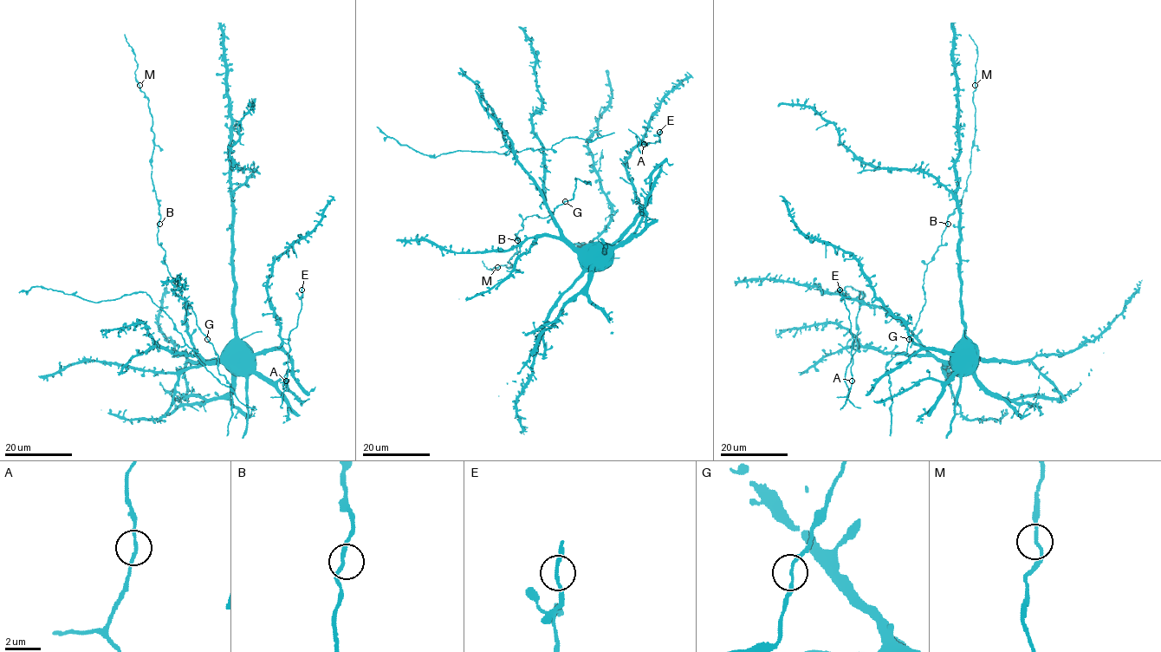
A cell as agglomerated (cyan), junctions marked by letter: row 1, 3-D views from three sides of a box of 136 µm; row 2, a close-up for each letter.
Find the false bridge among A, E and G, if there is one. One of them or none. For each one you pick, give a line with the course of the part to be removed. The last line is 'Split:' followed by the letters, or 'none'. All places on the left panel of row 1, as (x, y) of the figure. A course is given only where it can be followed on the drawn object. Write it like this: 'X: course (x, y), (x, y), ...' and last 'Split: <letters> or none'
Split: none

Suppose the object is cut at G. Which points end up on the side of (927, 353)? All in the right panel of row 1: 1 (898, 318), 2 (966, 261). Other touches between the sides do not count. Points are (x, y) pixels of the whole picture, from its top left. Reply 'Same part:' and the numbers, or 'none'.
Same part: 1, 2

